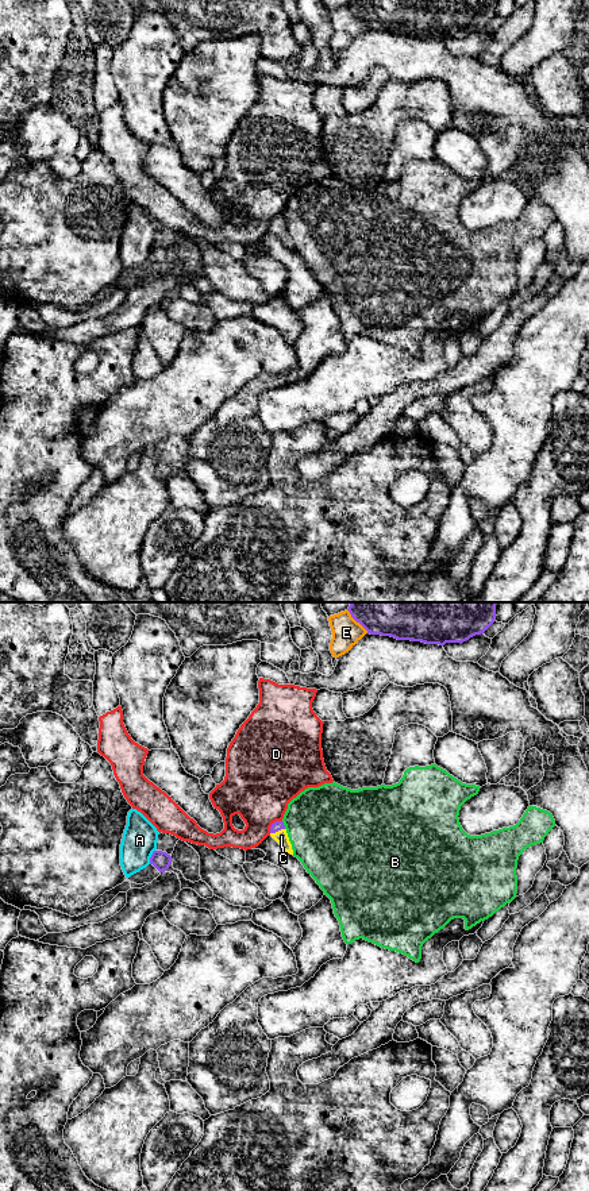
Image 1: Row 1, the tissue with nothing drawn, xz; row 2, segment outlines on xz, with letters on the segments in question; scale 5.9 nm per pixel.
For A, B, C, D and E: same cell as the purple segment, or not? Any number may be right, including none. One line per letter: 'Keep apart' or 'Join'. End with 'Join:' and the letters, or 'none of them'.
A: Keep apart
B: Keep apart
C: Join
D: Keep apart
E: Keep apart
Join: C

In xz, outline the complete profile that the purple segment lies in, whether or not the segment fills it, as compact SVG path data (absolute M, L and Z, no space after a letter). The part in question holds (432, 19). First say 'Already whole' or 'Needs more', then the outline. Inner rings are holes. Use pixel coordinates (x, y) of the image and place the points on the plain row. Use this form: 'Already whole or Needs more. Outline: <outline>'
Already whole. Outline: M350 0L347 5L370 30L439 41L463 38L496 15L496 0Z

